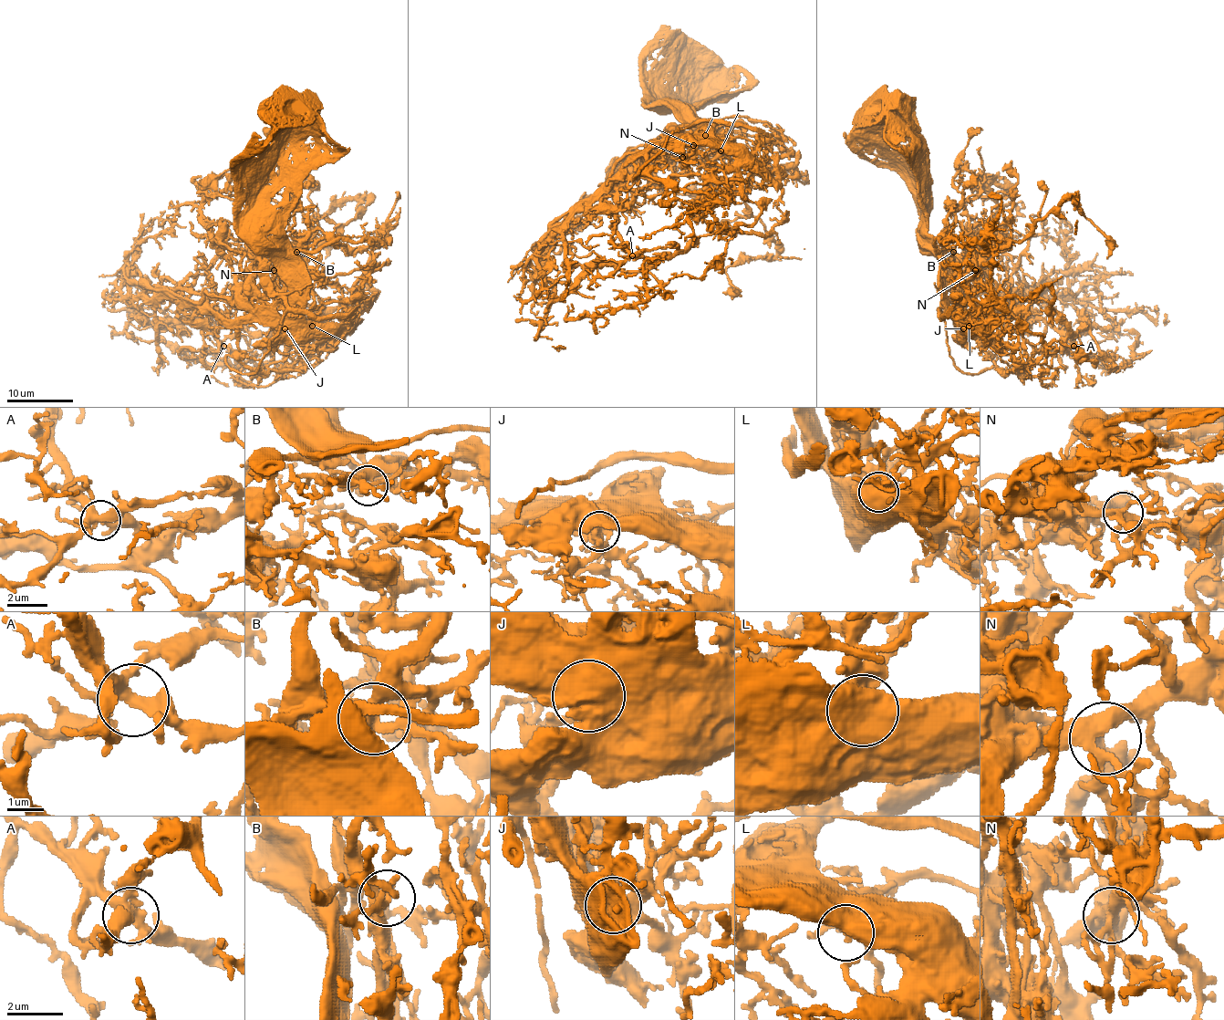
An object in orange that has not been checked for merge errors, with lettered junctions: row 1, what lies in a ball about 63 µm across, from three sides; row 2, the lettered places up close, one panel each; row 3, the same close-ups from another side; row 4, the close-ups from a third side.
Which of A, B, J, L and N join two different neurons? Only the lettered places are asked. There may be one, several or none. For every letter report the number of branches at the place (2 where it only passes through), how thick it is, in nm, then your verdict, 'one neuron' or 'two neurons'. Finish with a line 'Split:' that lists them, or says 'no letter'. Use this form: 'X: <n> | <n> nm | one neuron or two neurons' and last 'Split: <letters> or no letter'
A: 5 | 400 nm | one neuron
B: 6 | 320 nm | two neurons
J: 5 | 420 nm | one neuron
L: 2 | 440 nm | one neuron
N: 5 | 380 nm | one neuron
Split: B

